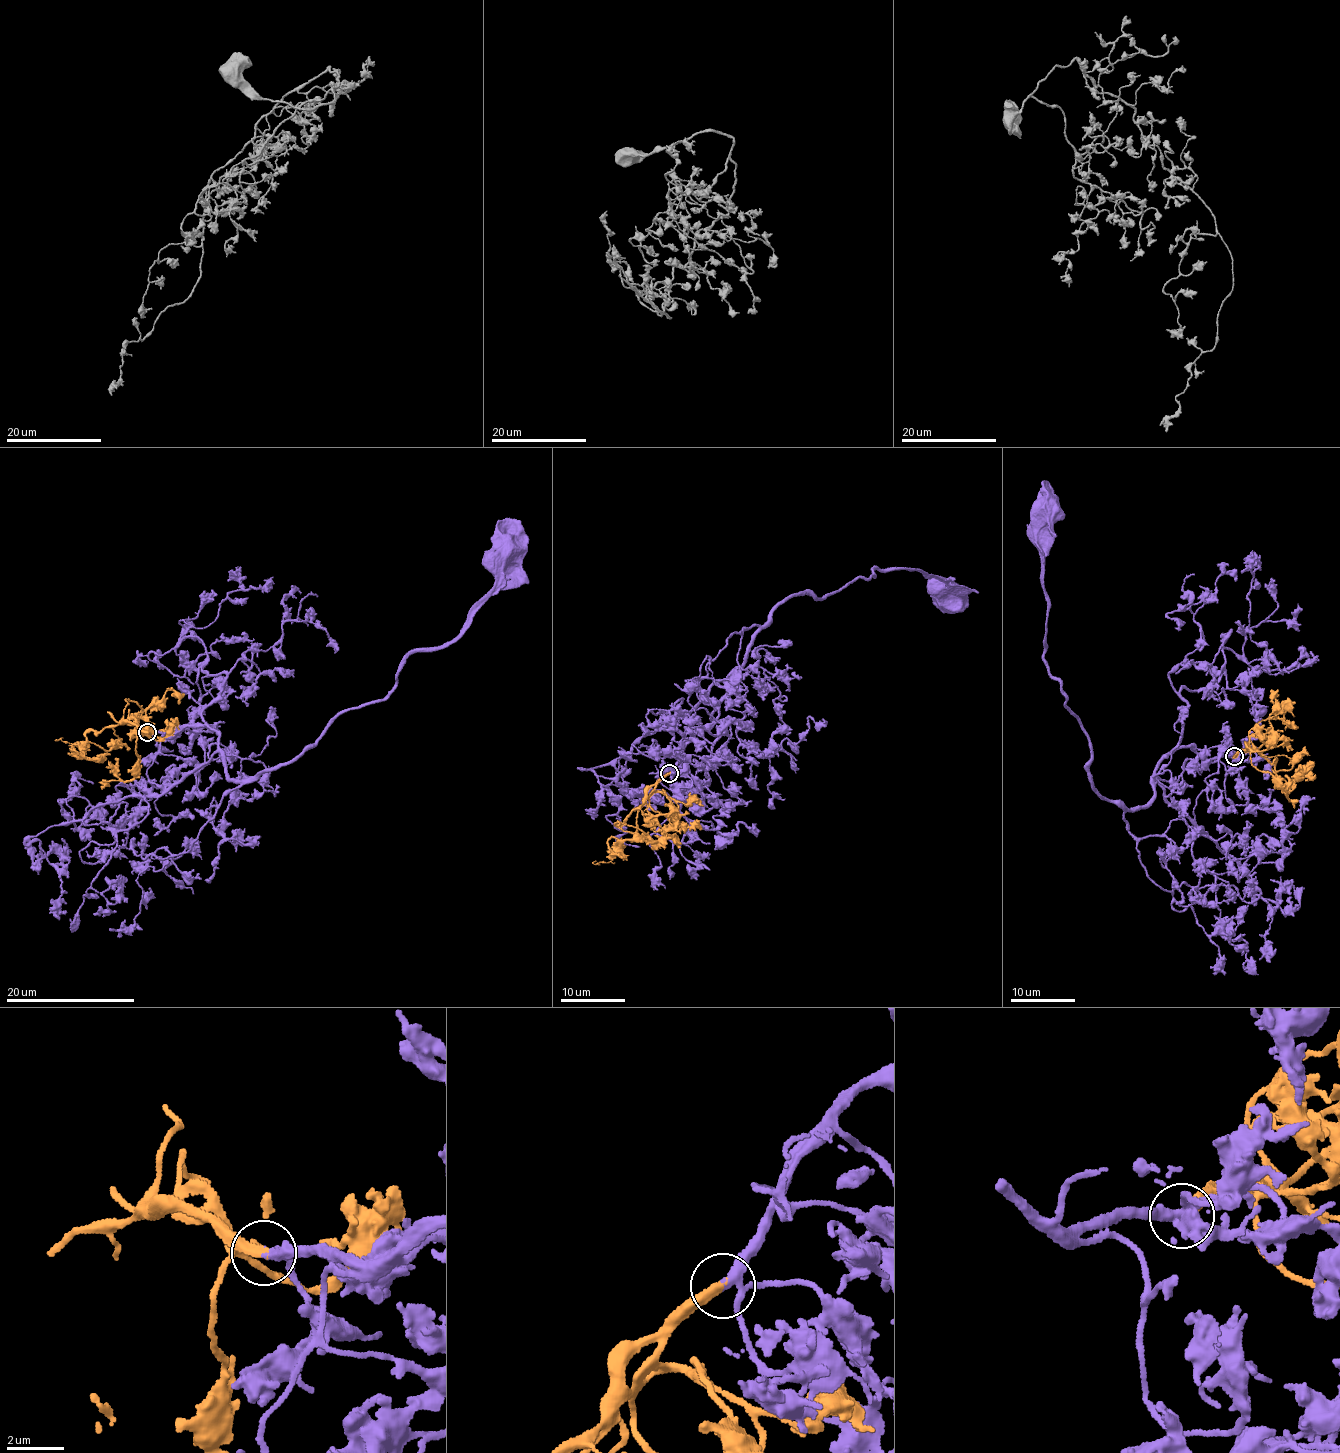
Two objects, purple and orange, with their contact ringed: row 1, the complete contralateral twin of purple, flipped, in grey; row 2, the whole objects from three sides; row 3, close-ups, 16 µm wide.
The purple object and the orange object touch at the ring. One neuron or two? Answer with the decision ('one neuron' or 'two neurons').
one neuron

